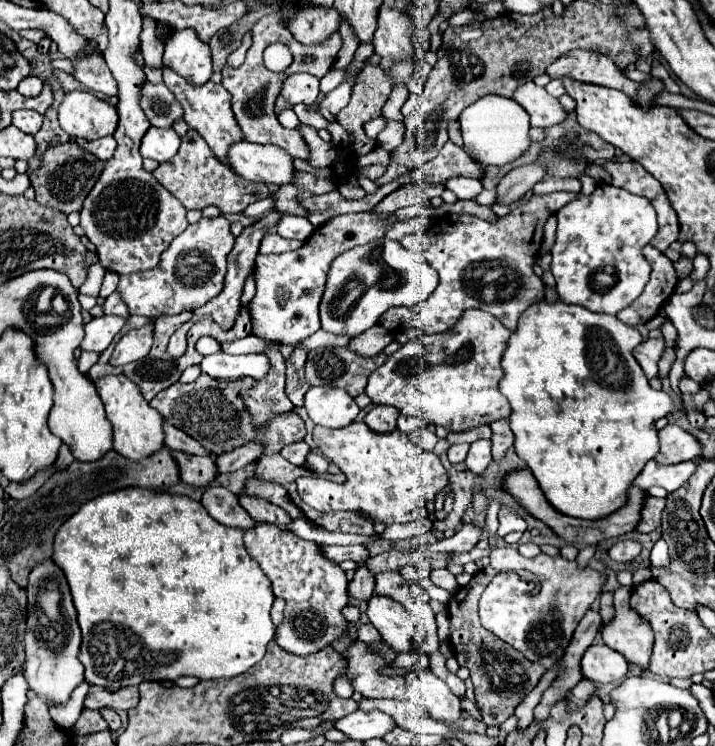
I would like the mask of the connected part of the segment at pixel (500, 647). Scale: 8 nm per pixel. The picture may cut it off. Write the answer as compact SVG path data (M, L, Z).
M491 566L479 570L467 586L455 590L455 594L451 596L447 604L447 612L451 620L449 644L459 664L469 668L471 672L471 680L475 686L475 698L483 712L483 722L487 726L499 726L507 718L511 718L515 712L515 706L537 686L537 682L545 674L543 666L529 662L525 656L521 656L517 650L501 642L499 638L495 638L489 630L481 626L479 614L477 614L477 602L479 602L481 592L487 588L487 584L491 582L495 574L497 570L493 570Z

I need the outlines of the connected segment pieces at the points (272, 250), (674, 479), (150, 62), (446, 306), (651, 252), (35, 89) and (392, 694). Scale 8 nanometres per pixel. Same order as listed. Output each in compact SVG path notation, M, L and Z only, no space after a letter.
M265 234L263 242L261 242L261 254L281 254L281 252L289 252L289 250L297 250L301 248L303 242L297 240L285 240L279 234Z
M655 460L647 462L643 472L635 478L633 486L639 486L643 490L649 490L651 486L663 486L669 494L677 488L681 488L695 472L695 462L679 462L673 466L663 466Z
M145 18L145 26L141 32L141 50L147 66L161 66L161 56L163 56L163 40L157 38L155 34L155 24L151 18Z
M555 192L549 196L531 196L525 204L515 206L505 218L487 222L471 214L449 214L441 218L419 246L421 254L439 272L439 286L433 294L411 308L391 308L381 316L381 326L387 330L417 328L423 334L441 334L453 328L461 314L469 308L479 308L499 318L509 330L517 328L519 316L527 306L545 298L545 284L533 272L541 242L543 226L561 206L577 198L569 192Z
M645 246L643 254L651 264L651 278L641 296L637 296L625 310L621 310L621 314L617 314L617 318L627 326L641 326L655 318L677 284L673 262L663 252L653 246Z
M27 76L27 78L19 84L17 90L19 90L23 96L39 96L41 88L43 88L43 82L41 82L37 76Z
M361 640L353 642L349 648L349 674L353 678L355 690L365 698L397 698L407 700L407 688L403 676L381 676L379 668L385 668L385 660L373 654Z

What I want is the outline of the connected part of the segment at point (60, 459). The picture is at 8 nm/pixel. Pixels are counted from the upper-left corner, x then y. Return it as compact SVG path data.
M62 443L59 448L57 460L55 462L56 471L61 471L67 468L74 461L74 459L75 458L73 454L71 454L69 447L66 444Z

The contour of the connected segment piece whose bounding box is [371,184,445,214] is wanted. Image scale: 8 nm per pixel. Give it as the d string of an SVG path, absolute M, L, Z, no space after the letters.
M409 184L409 186L395 190L387 198L383 198L381 204L377 204L375 210L371 212L373 214L395 214L399 208L413 206L413 204L429 206L431 198L441 196L443 190L445 190L443 186L433 186L433 184Z

